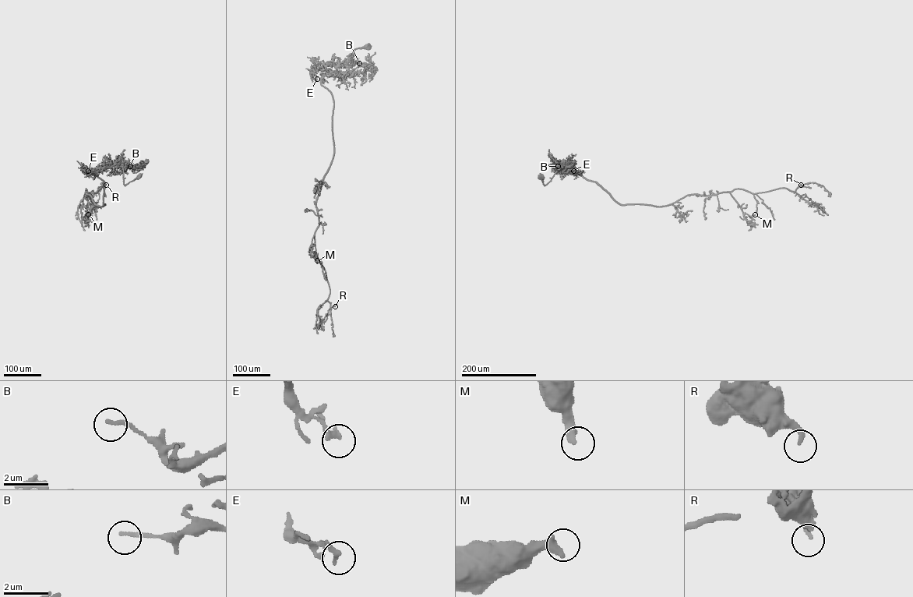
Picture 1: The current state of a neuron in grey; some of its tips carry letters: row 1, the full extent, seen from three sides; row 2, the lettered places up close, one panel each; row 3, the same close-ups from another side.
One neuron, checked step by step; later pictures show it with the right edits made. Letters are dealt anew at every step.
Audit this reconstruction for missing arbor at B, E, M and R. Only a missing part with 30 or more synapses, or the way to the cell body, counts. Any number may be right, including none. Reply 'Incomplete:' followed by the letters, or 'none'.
Incomplete: none

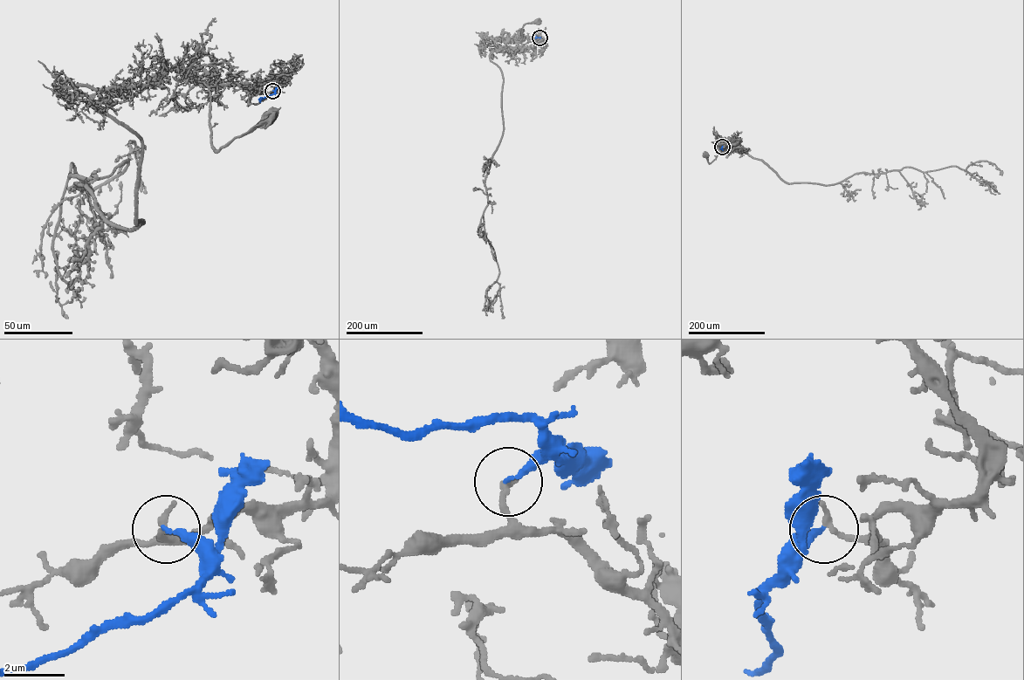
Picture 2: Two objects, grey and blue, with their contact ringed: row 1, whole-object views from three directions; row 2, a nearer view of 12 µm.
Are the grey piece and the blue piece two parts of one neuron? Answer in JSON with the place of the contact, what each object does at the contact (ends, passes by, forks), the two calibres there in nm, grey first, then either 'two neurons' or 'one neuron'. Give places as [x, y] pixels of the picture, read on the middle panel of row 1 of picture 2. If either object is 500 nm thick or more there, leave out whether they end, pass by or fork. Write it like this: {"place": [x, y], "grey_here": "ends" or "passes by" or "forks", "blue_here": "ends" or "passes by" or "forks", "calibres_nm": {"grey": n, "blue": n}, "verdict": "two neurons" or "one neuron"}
{"place": [539, 37], "grey_here": "ends", "blue_here": "ends", "calibres_nm": {"grey": 240, "blue": 190}, "verdict": "two neurons"}

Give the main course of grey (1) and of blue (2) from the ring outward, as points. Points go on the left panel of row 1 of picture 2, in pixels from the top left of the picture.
1: (272, 91), (280, 85), (273, 78), (245, 85), (202, 85), (195, 78), (209, 92), (215, 149), (271, 115)
2: (272, 91), (273, 93), (262, 97)

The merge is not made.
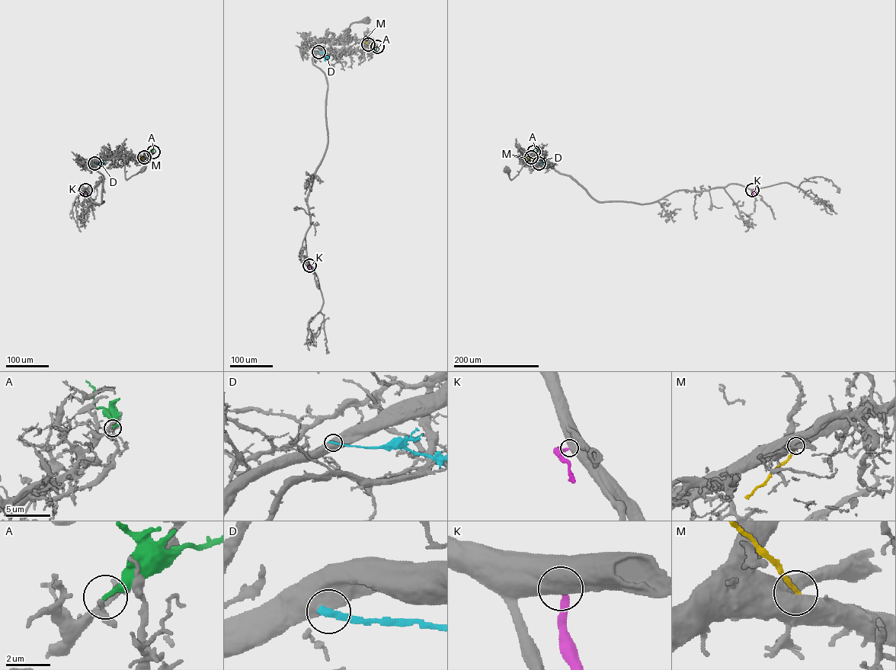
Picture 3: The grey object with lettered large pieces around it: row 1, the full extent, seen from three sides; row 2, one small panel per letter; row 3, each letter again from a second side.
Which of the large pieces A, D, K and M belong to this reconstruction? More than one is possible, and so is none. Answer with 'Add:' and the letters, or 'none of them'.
Add: K

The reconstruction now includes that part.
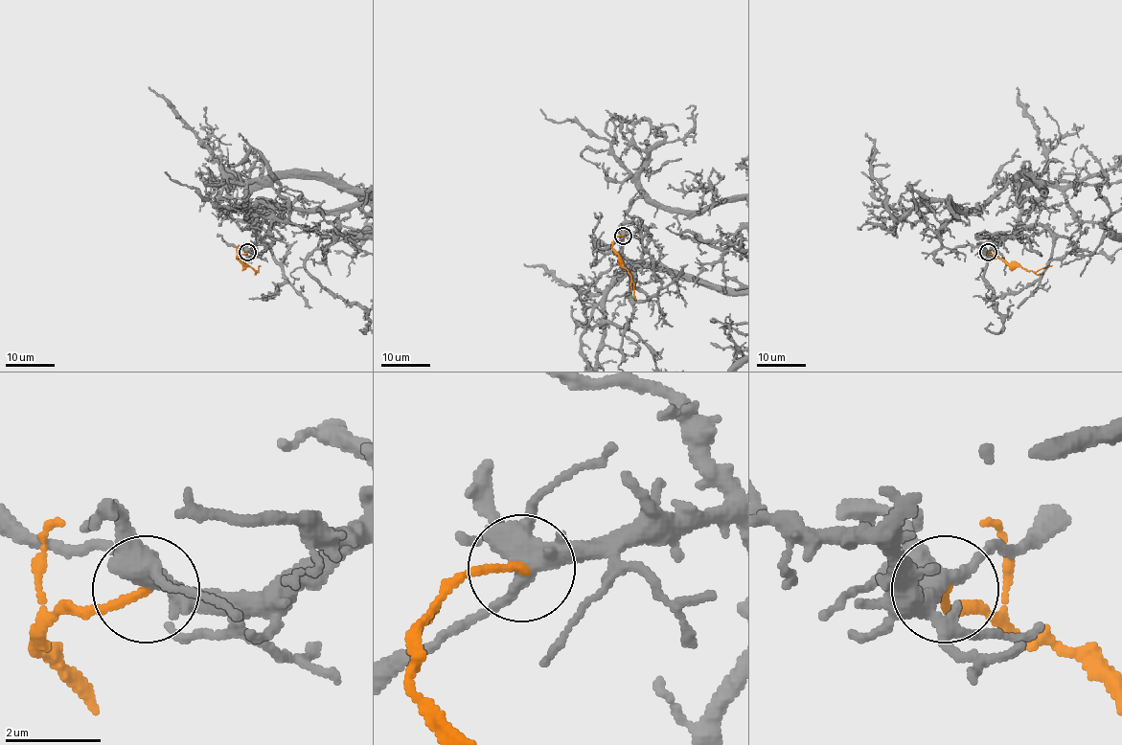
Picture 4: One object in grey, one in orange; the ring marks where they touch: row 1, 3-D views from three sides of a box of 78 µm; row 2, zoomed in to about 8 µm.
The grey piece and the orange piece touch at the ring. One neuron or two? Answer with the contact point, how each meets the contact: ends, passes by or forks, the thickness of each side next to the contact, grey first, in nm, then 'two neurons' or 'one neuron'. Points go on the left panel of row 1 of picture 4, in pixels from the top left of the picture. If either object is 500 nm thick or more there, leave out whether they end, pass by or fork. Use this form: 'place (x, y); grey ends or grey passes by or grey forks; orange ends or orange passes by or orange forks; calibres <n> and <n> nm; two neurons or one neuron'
place (247, 252); grey forks; orange ends; calibres 400 and 170 nm; two neurons

